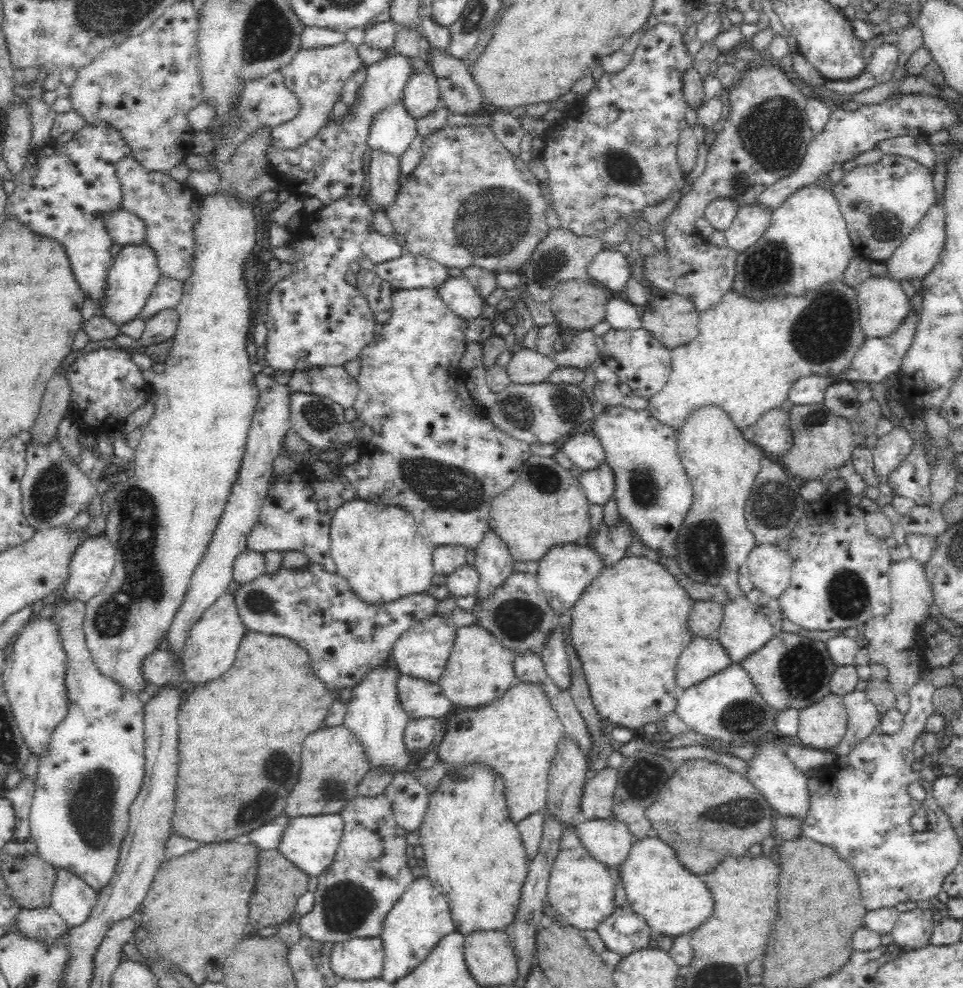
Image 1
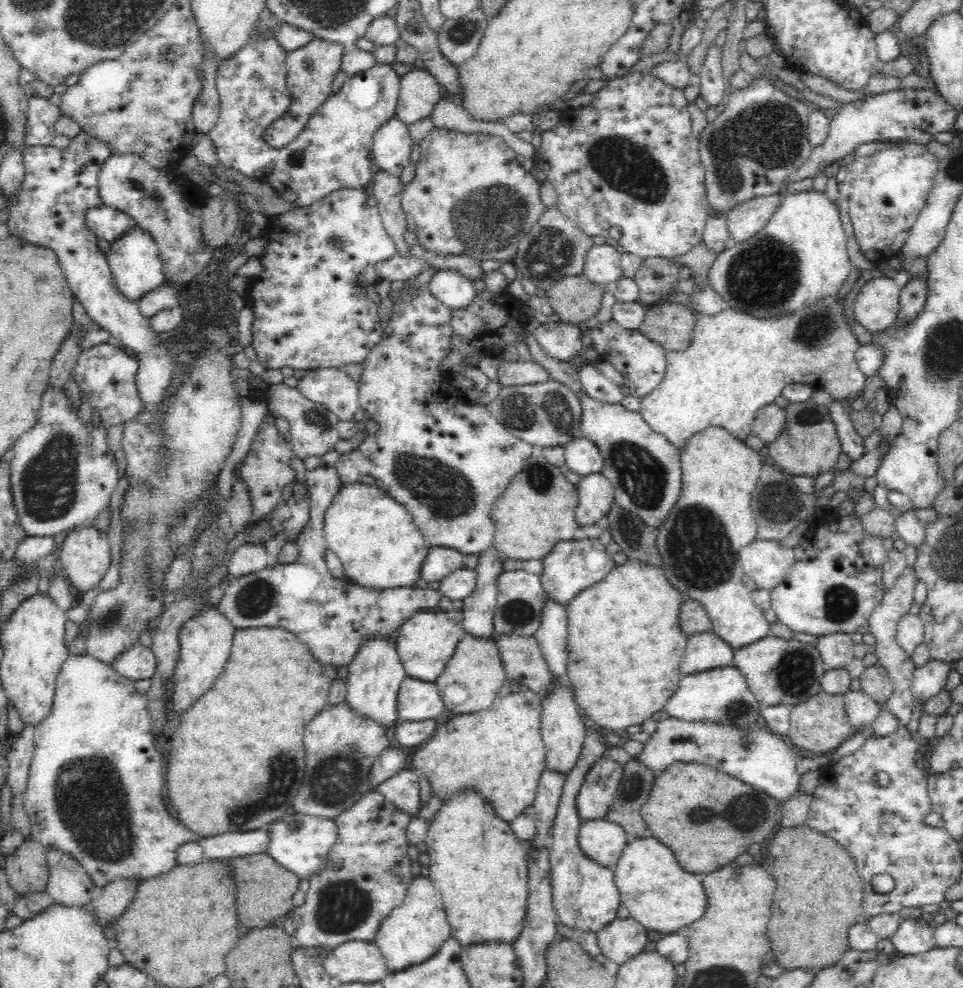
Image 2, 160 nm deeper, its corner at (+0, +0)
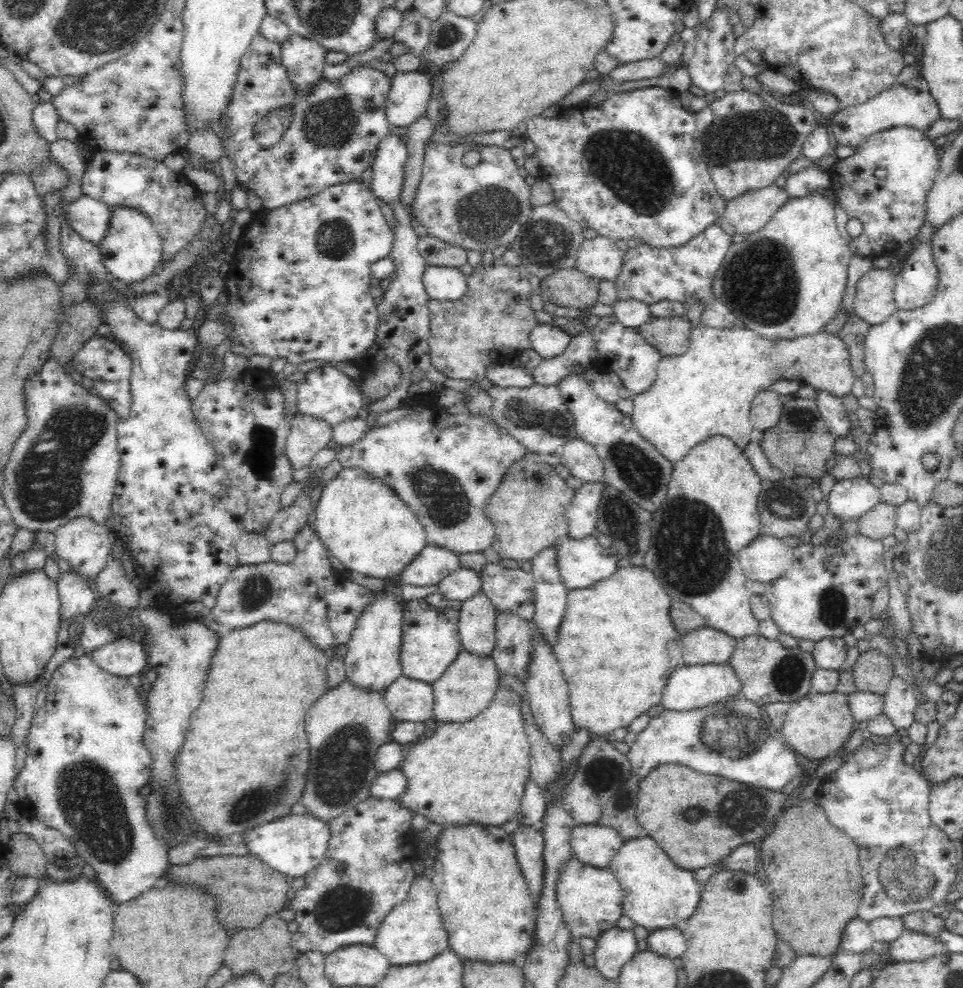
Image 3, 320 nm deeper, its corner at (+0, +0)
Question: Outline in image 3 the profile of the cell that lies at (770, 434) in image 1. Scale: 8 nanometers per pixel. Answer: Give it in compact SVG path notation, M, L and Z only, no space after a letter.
M763 388L755 395L749 412L749 422L754 429L764 431L778 425L784 408L779 396L769 388Z

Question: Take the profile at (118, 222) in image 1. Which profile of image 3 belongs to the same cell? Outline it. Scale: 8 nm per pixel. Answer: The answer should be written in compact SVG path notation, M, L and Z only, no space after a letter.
M83 194L62 206L62 217L84 240L99 244L110 224L110 207L102 201Z

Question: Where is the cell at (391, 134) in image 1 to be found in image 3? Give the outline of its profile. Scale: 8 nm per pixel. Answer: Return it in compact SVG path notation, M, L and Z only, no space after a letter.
M396 130L384 136L374 152L369 188L388 206L401 201L407 156L408 149Z

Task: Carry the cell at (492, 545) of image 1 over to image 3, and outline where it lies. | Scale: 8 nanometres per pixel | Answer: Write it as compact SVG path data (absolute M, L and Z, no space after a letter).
M480 590L465 600L459 610L459 635L462 648L470 654L490 657L495 647L495 606Z

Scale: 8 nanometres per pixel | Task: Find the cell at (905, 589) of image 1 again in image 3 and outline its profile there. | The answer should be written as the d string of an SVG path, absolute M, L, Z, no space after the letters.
M896 676L883 694L883 713L892 721L899 734L915 721L914 711L919 703L915 693L910 685Z

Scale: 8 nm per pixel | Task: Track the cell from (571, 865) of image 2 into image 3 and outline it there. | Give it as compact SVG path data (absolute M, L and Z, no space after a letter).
M570 857L562 867L562 874L558 875L558 884L556 884L556 899L563 913L563 921L570 929L572 938L580 940L582 938L594 938L598 940L604 932L616 927L618 919L623 916L623 891L615 876L609 870L608 866L604 869L600 867L590 867L584 864L576 857Z

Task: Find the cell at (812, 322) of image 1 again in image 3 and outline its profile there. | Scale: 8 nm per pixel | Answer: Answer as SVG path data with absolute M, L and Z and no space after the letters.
M699 324L697 327L693 327L689 334L689 349L684 354L662 357L661 361L658 363L656 370L656 380L652 383L649 390L643 391L638 395L631 395L633 400L633 412L630 416L633 428L638 432L639 437L652 443L652 446L656 447L656 451L662 454L670 463L674 464L683 460L686 454L690 453L690 450L708 440L710 437L714 436L724 436L730 438L738 446L738 448L744 450L748 444L750 444L752 438L750 438L751 432L754 428L749 422L749 412L751 410L752 400L755 395L760 391L769 388L770 382L776 379L792 379L798 381L802 385L813 386L816 391L828 391L830 395L836 397L846 396L851 394L851 389L854 382L854 375L852 375L852 369L850 367L850 355L848 354L848 348L846 344L838 336L834 334L828 334L822 329L819 333L801 336L795 339L768 339L762 337L762 335L746 329L746 327L740 324L736 327L730 327L729 329L716 329L714 327Z

